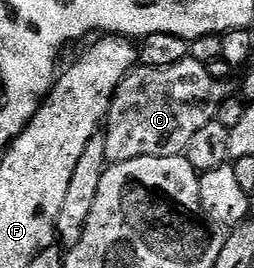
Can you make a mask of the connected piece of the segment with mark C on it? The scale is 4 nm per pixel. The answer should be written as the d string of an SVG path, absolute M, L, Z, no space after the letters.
M191 58L167 67L135 66L134 70L122 80L116 89L113 101L110 102L110 114L107 115L104 124L107 160L110 163L123 163L149 155L183 154L188 141L192 141L198 130L204 129L204 125L215 122L217 115L214 114L222 103L222 86L207 64L198 63Z

